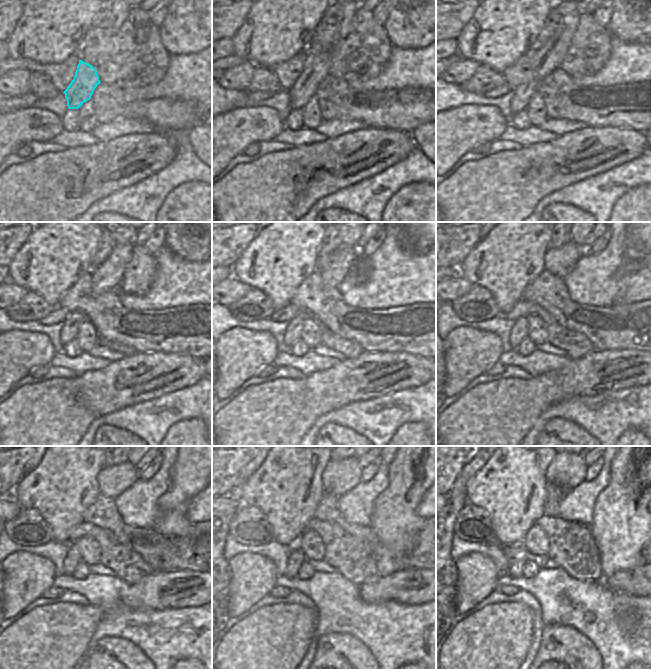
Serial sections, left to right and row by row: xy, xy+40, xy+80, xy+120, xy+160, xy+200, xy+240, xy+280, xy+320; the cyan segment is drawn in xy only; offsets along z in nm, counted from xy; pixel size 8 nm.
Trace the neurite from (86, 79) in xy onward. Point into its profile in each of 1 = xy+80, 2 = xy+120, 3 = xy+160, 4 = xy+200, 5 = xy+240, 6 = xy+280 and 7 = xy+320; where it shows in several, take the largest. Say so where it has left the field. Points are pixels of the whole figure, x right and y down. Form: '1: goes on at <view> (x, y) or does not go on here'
1: goes on at xy+80 (548, 57)
2: goes on at xy+120 (106, 277)
3: goes on at xy+160 (333, 276)
4: goes on at xy+200 (518, 332)
5: goes on at xy+240 (73, 557)
6: goes on at xy+280 (296, 558)
7: goes on at xy+320 (516, 567)

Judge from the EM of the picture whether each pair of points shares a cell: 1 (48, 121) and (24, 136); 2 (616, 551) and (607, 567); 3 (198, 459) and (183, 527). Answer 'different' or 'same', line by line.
1: same
2: same
3: same

